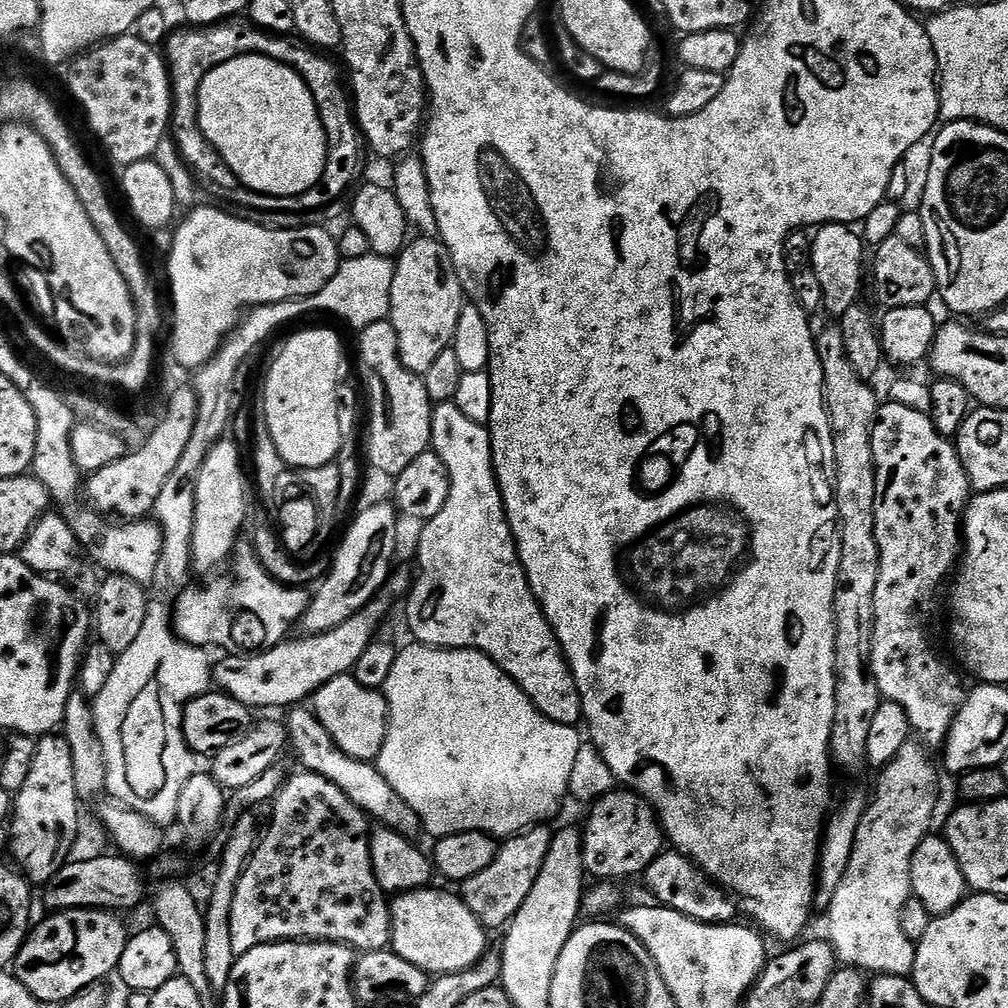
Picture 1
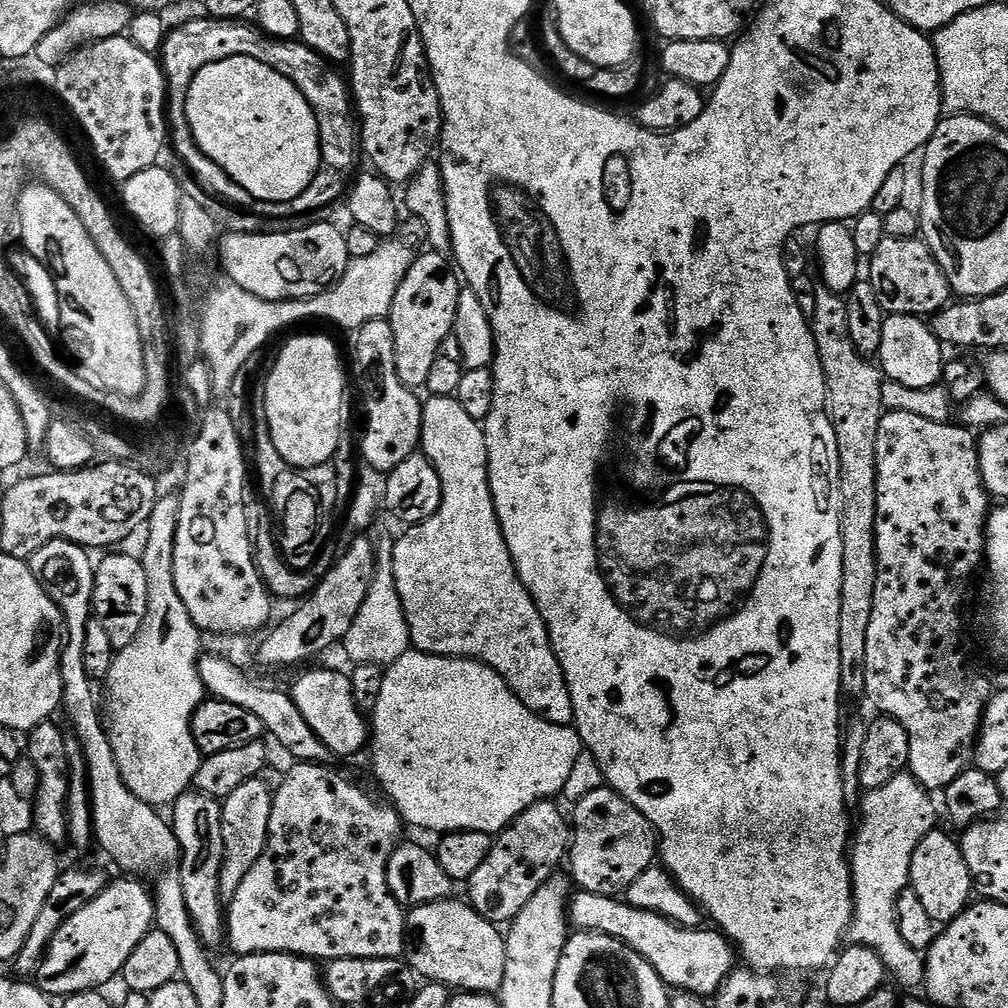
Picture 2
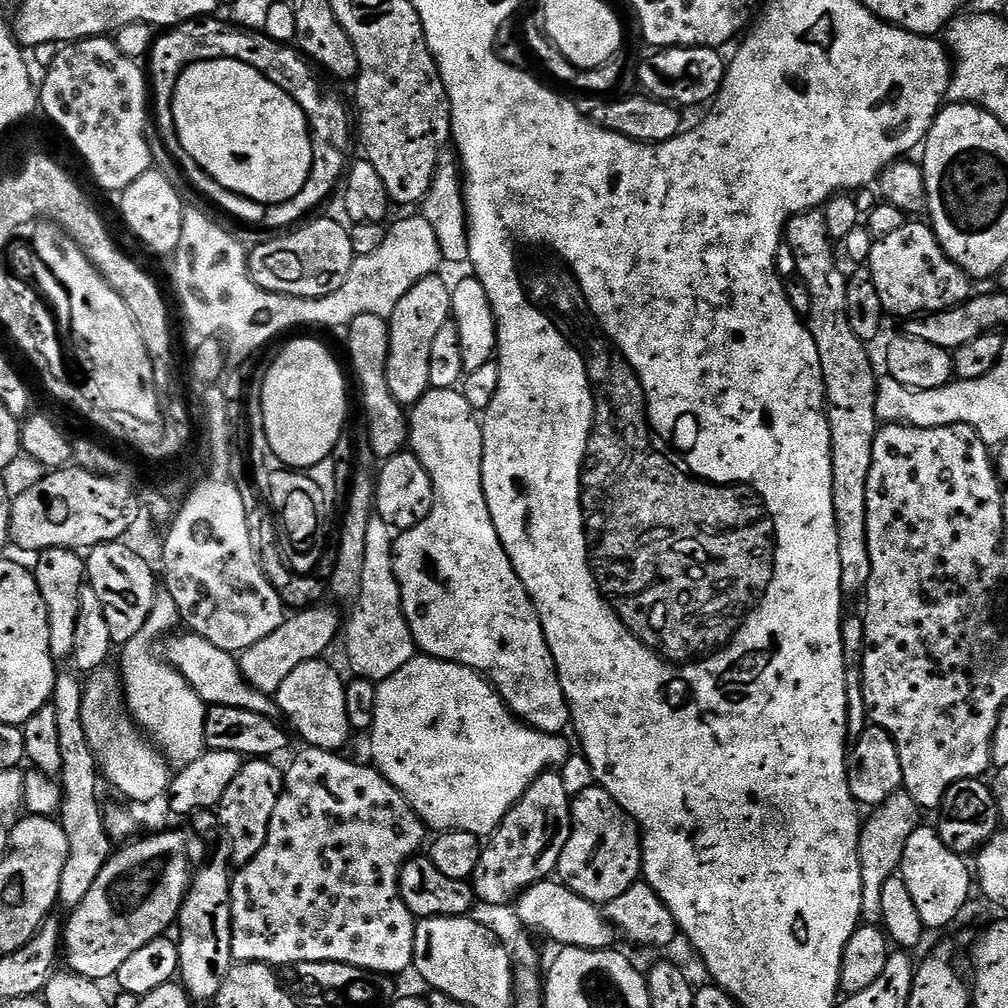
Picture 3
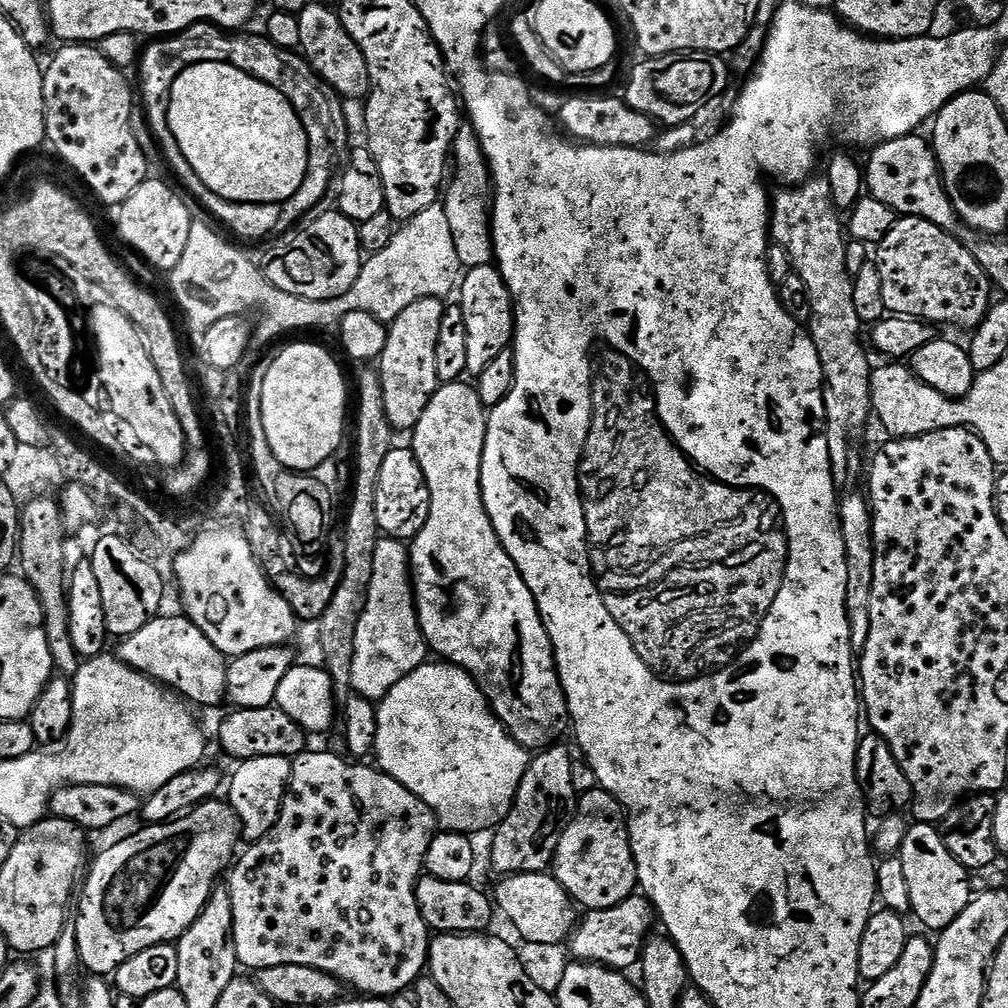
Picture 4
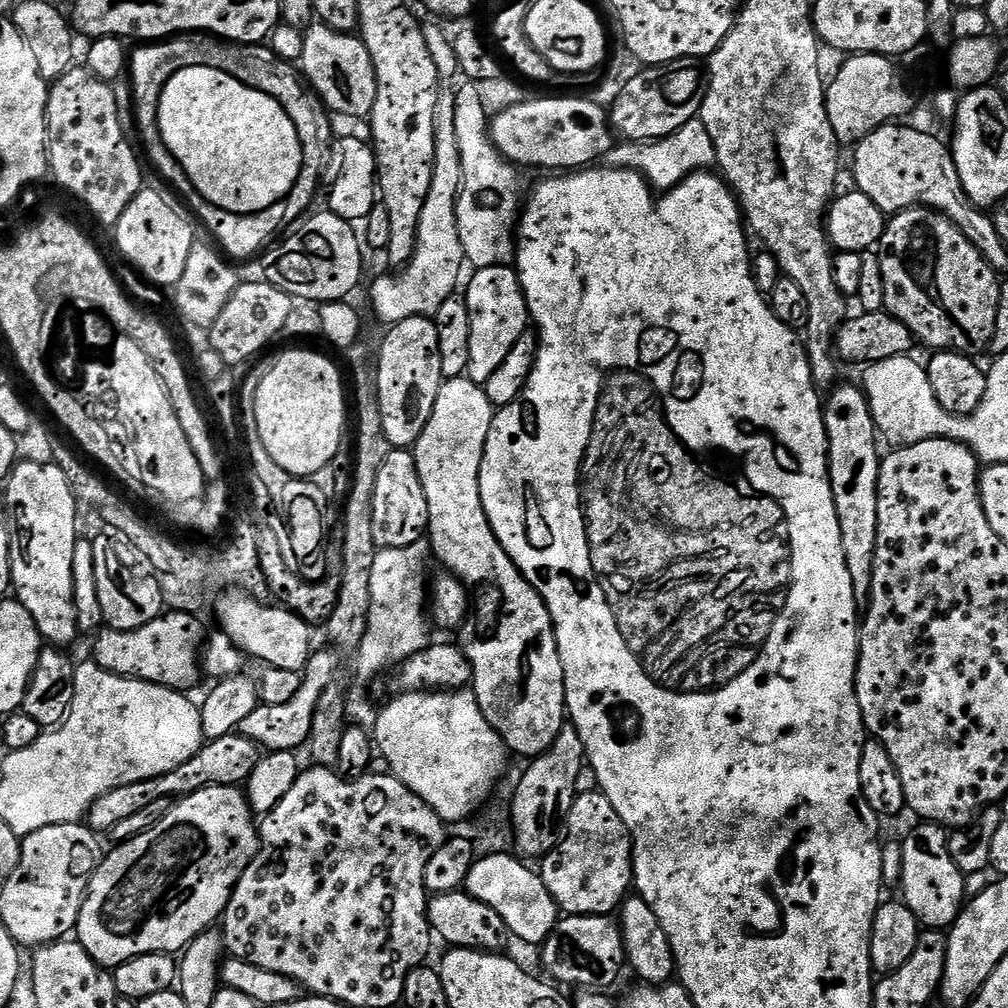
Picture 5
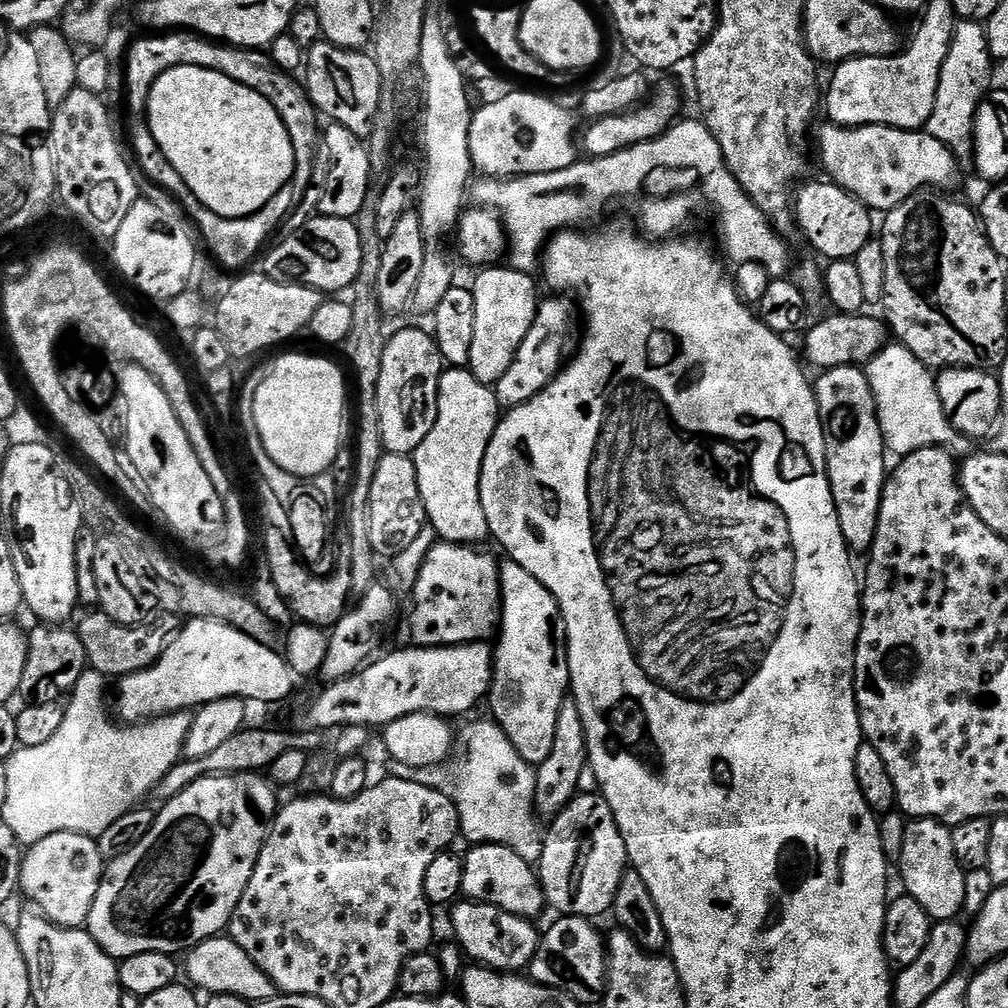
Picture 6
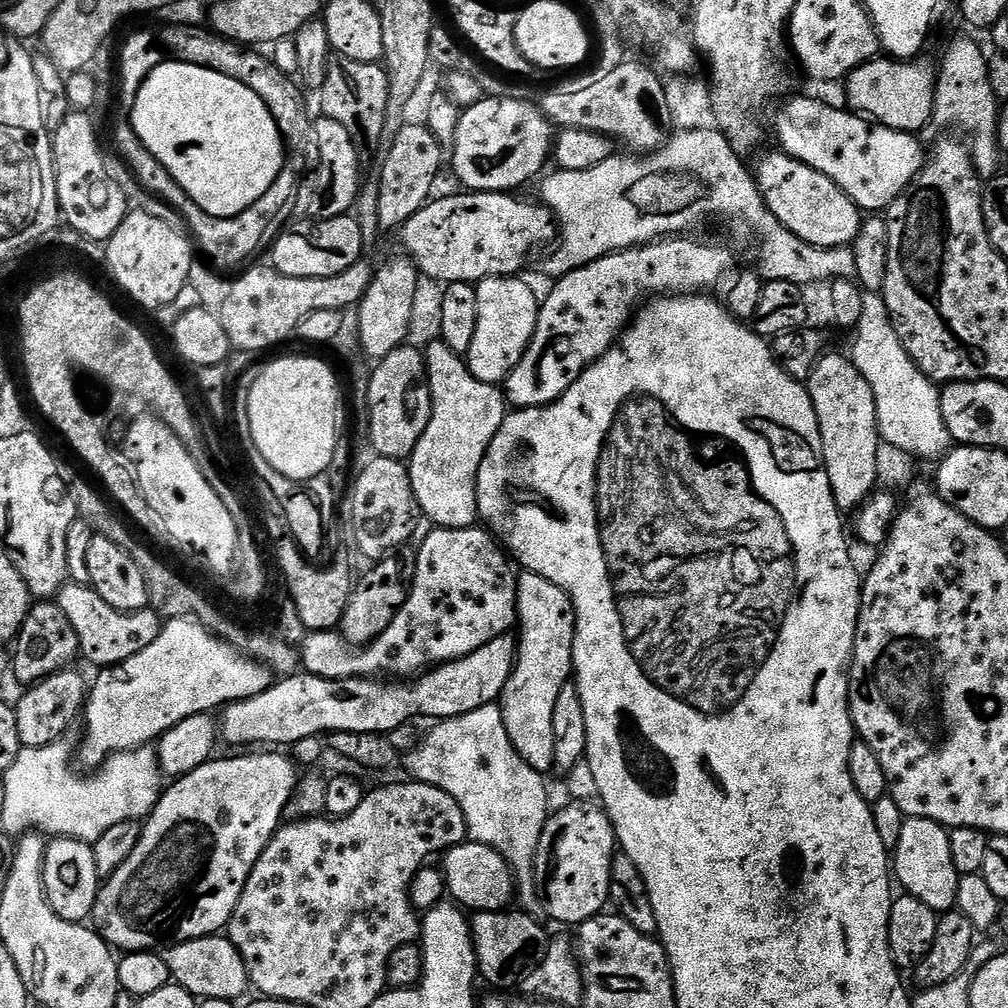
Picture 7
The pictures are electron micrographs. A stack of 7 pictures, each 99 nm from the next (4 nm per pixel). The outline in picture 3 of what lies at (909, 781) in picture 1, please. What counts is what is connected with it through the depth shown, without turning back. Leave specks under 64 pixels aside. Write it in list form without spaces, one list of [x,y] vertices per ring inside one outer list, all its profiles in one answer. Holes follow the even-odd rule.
[[[901,790],[895,792],[886,802],[863,821],[860,830],[860,861],[862,862],[862,902],[864,903],[863,919],[868,922],[879,921],[882,910],[882,888],[892,876],[897,875],[906,850],[906,842],[916,828],[921,827],[922,810]]]

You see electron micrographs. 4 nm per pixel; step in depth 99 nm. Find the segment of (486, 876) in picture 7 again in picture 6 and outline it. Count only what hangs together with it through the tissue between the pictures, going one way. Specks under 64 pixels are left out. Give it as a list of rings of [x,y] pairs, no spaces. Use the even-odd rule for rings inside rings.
[[[478,844],[467,850],[469,852],[462,856],[462,892],[467,899],[493,904],[510,914],[529,918],[536,918],[540,911],[545,911],[546,901],[537,869],[514,854],[514,850],[501,844]]]

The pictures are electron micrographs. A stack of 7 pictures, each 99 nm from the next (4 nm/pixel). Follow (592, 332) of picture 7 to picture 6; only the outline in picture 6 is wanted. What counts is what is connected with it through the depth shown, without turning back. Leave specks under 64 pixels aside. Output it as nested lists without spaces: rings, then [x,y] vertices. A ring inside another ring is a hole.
[[[568,298],[556,300],[550,301],[549,304],[541,303],[537,307],[536,317],[530,326],[530,334],[526,334],[522,346],[518,346],[518,354],[514,362],[510,362],[510,370],[506,370],[506,374],[502,374],[502,378],[498,378],[494,385],[496,401],[501,409],[511,410],[530,402],[530,398],[534,398],[547,384],[551,384],[565,363],[569,355],[568,343],[572,340],[574,304]]]

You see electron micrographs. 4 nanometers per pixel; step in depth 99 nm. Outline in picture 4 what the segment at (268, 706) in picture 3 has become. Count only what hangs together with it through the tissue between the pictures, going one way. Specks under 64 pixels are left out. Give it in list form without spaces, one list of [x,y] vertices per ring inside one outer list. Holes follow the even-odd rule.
[[[157,614],[153,620],[146,622],[146,626],[142,626],[142,630],[123,637],[119,641],[120,649],[118,649],[118,655],[120,660],[130,665],[135,672],[141,672],[144,676],[149,676],[157,684],[171,690],[177,697],[187,701],[189,705],[201,704],[204,708],[212,708],[215,704],[220,703],[223,705],[228,695],[226,674],[228,673],[229,661],[223,653],[215,648],[214,643],[210,642],[206,634],[192,620],[189,620],[186,615],[164,615]]]

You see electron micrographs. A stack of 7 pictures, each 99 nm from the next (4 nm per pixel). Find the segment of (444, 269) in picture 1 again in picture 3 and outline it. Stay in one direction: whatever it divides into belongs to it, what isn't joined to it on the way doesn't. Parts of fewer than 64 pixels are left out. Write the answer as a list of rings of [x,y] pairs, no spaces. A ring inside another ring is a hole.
[[[437,274],[422,278],[410,290],[406,290],[406,298],[394,306],[394,314],[388,320],[390,334],[390,350],[386,378],[390,386],[390,394],[399,404],[411,406],[417,404],[430,388],[430,349],[438,329],[446,326],[452,315],[452,290],[449,281],[443,280],[443,275]]]

